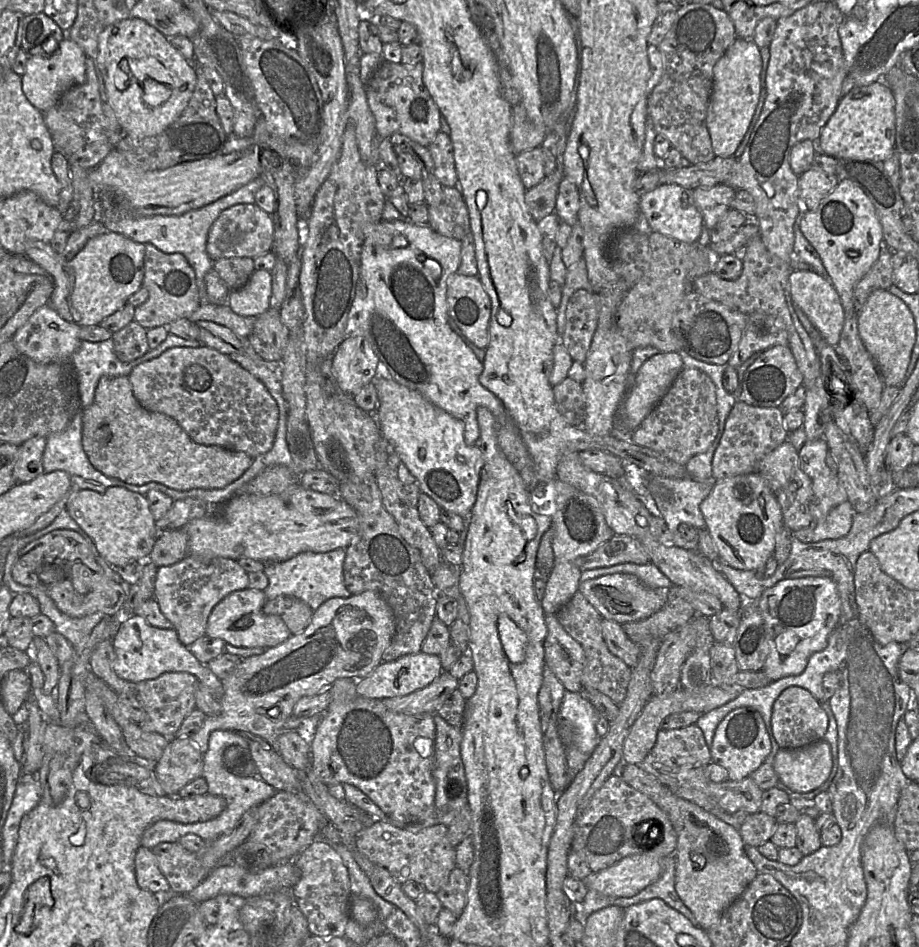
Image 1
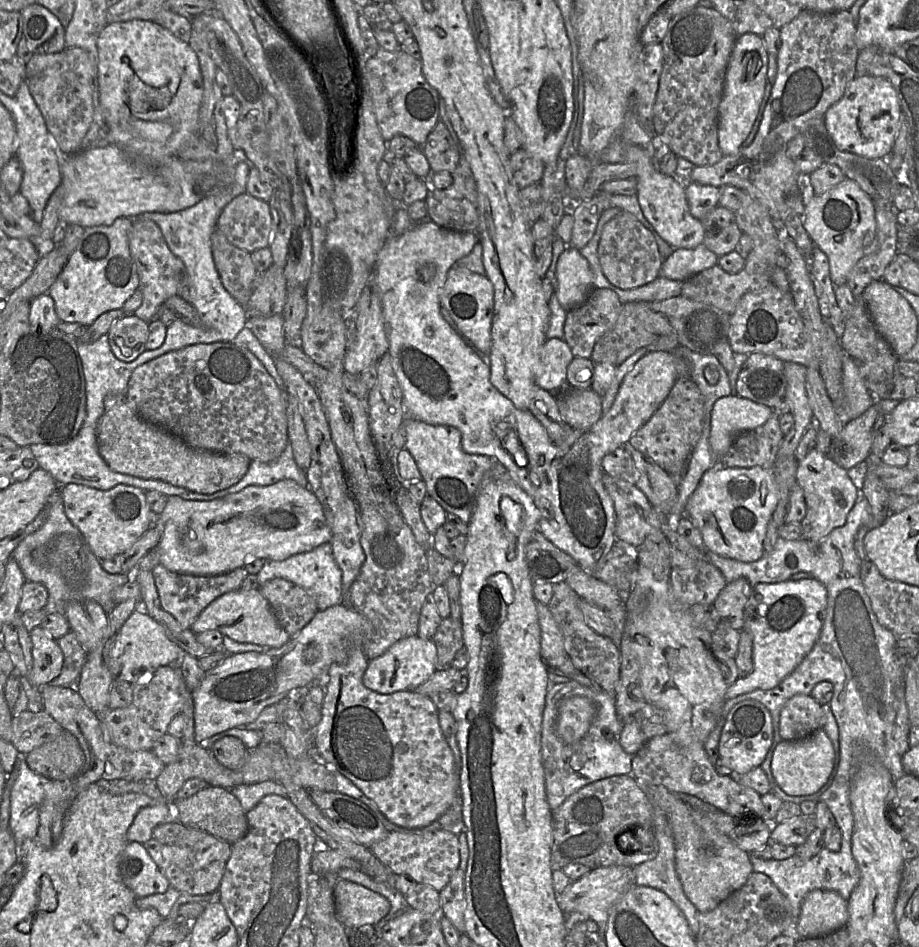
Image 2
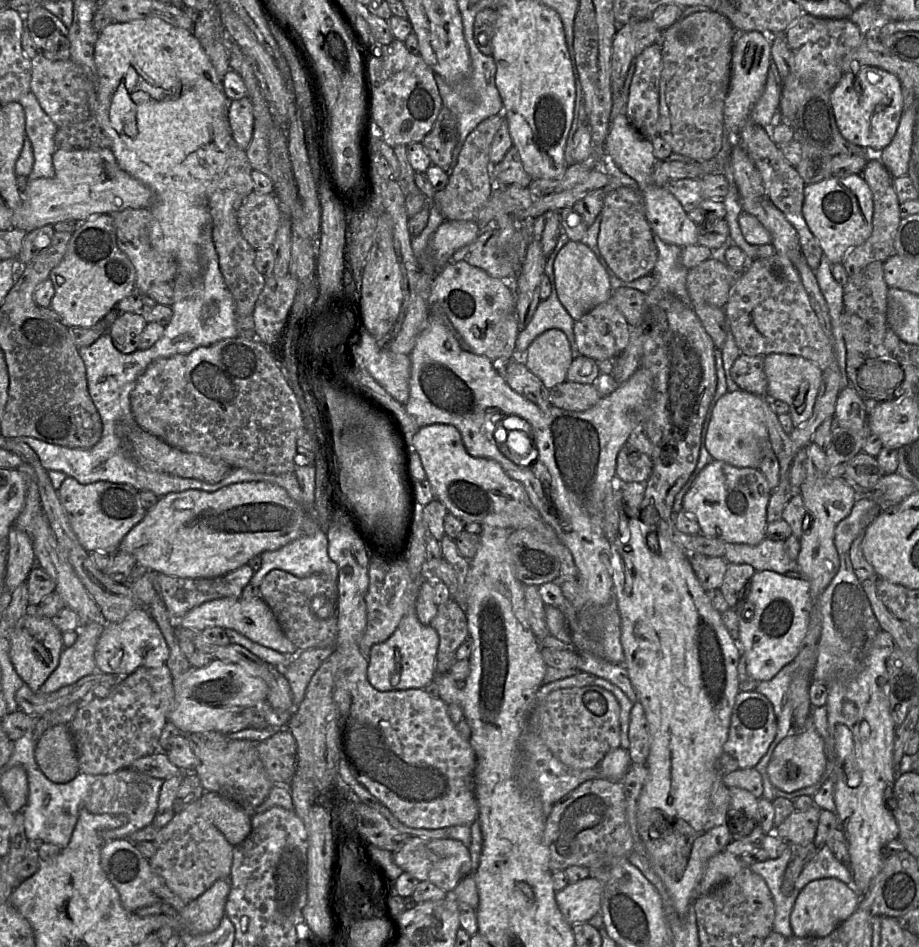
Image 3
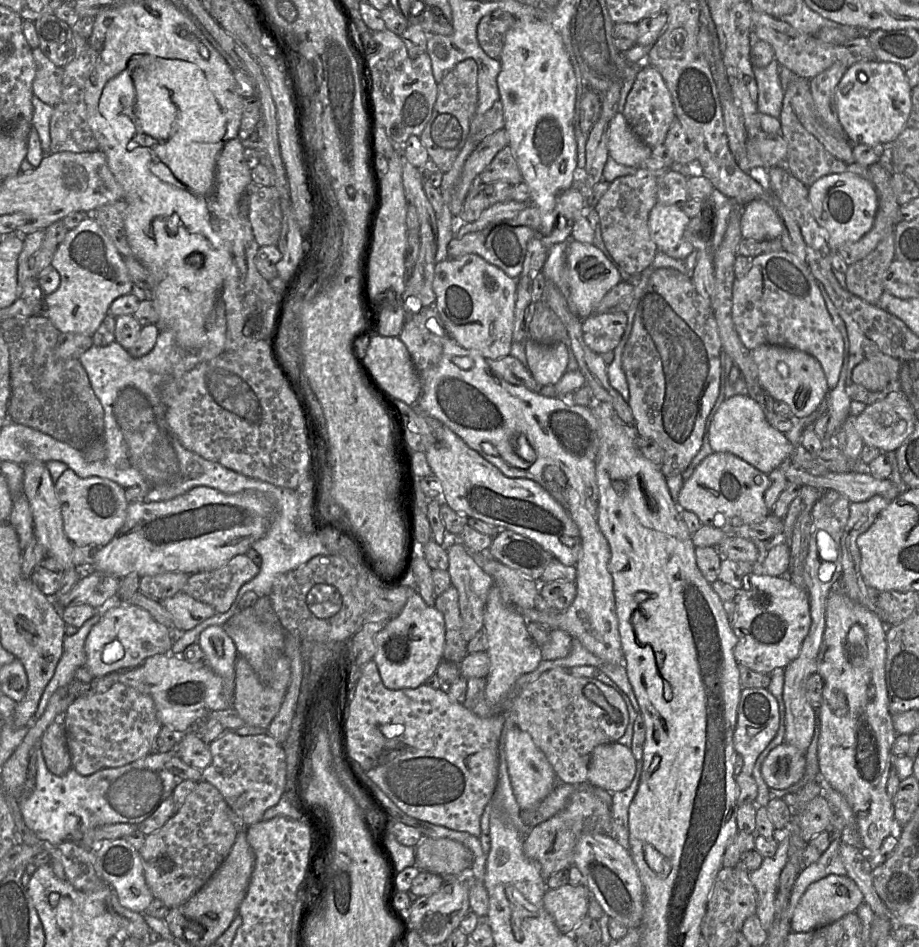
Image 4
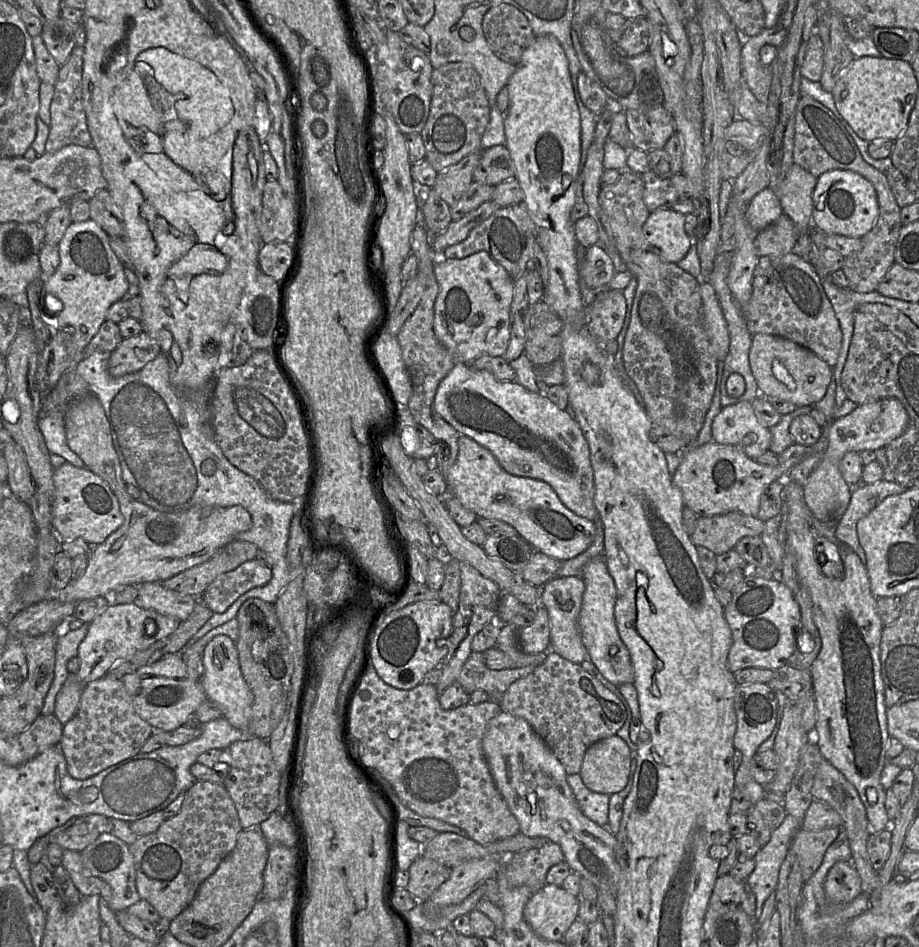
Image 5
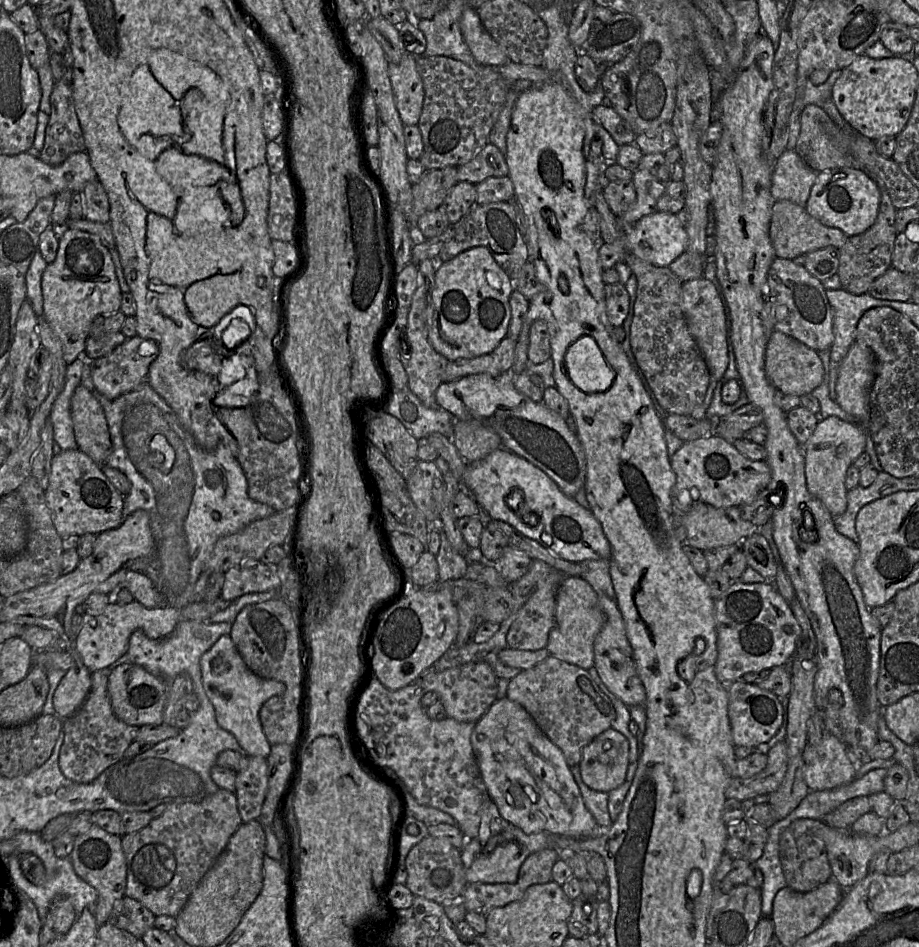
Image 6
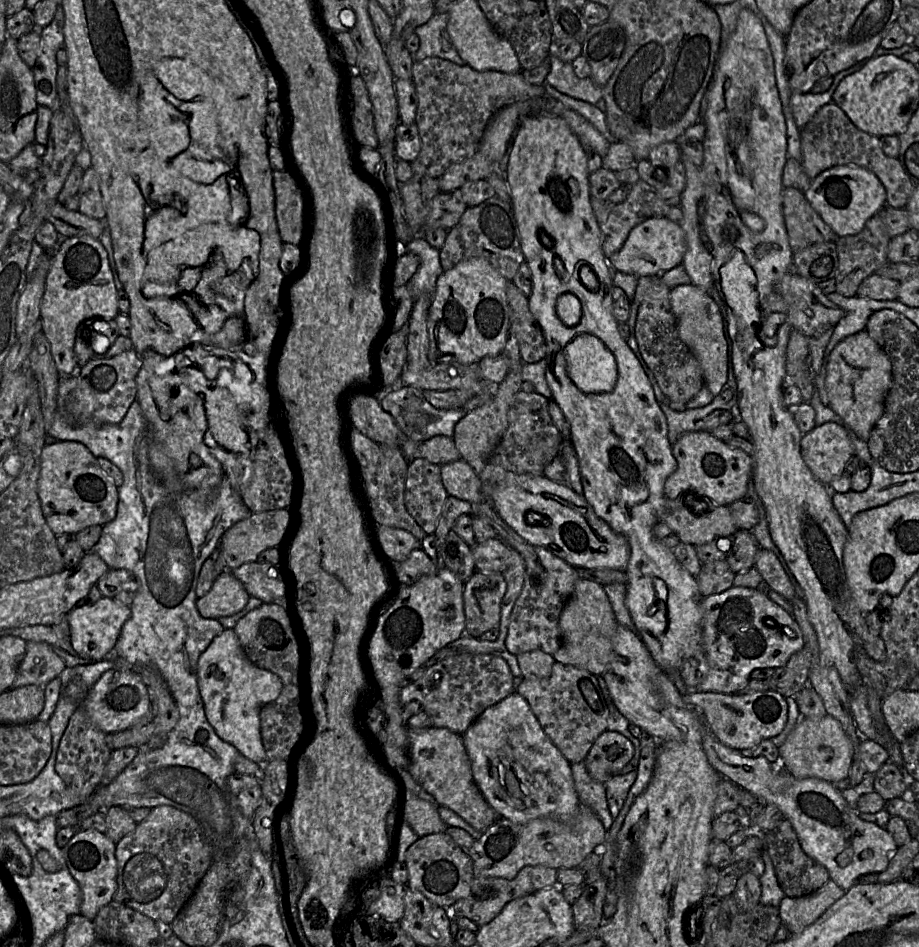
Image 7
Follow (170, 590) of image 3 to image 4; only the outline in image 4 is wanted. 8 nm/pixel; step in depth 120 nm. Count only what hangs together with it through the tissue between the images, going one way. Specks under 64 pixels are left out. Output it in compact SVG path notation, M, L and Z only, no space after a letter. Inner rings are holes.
M239 554L218 569L189 575L181 592L212 606L216 613L225 613L236 600L239 589L259 570L247 554Z

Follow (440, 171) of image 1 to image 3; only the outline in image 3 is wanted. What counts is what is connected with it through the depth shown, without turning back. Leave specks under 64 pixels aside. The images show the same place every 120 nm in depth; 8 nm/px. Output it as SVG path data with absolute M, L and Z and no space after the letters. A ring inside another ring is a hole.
M443 106L432 129L421 142L432 164L449 173L452 170L450 169L452 153L458 140L457 116L449 108Z

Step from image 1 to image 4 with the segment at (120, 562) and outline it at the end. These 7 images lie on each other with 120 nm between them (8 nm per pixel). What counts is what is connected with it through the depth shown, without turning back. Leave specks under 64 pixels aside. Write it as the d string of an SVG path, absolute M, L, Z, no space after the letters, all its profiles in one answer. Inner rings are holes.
M67 469L55 483L55 491L61 506L64 532L74 546L106 546L125 524L128 500L125 489L106 478L79 477Z

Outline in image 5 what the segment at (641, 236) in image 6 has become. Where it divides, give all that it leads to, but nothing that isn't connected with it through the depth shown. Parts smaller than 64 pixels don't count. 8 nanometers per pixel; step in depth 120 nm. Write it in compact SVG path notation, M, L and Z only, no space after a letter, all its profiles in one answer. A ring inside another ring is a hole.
M672 209L652 212L643 225L649 250L669 263L677 263L688 253L693 240L685 231L685 215ZM595 244L586 247L583 262L579 264L579 274L591 289L608 289L616 270L607 252Z

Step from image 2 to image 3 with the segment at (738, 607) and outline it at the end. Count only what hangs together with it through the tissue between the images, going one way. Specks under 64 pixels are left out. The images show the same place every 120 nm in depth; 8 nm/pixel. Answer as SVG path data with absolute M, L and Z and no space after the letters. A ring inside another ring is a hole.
M727 564L720 591L730 609L744 601L755 569L748 564Z

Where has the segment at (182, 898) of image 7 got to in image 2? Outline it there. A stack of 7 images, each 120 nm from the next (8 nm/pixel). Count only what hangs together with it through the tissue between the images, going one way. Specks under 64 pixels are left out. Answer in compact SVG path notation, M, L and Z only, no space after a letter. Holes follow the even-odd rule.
M187 827L179 839L163 847L163 873L170 886L182 894L216 895L221 884L232 844L197 828Z

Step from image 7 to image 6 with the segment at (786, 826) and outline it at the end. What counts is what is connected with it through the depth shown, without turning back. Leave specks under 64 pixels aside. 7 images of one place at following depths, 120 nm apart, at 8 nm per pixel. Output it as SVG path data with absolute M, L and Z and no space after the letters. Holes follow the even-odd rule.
M802 818L793 821L780 835L779 857L786 884L797 892L809 892L829 880L832 875L827 856L822 820Z

